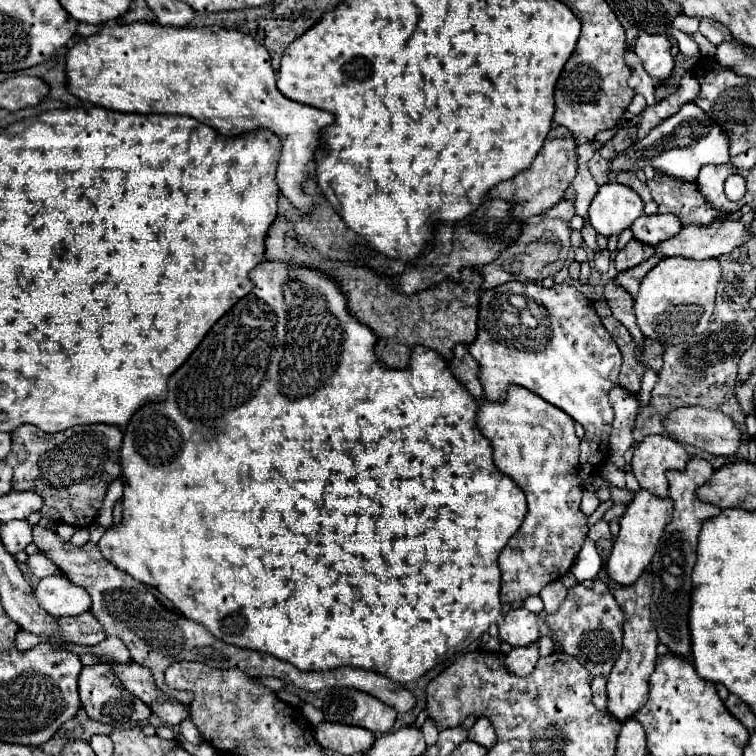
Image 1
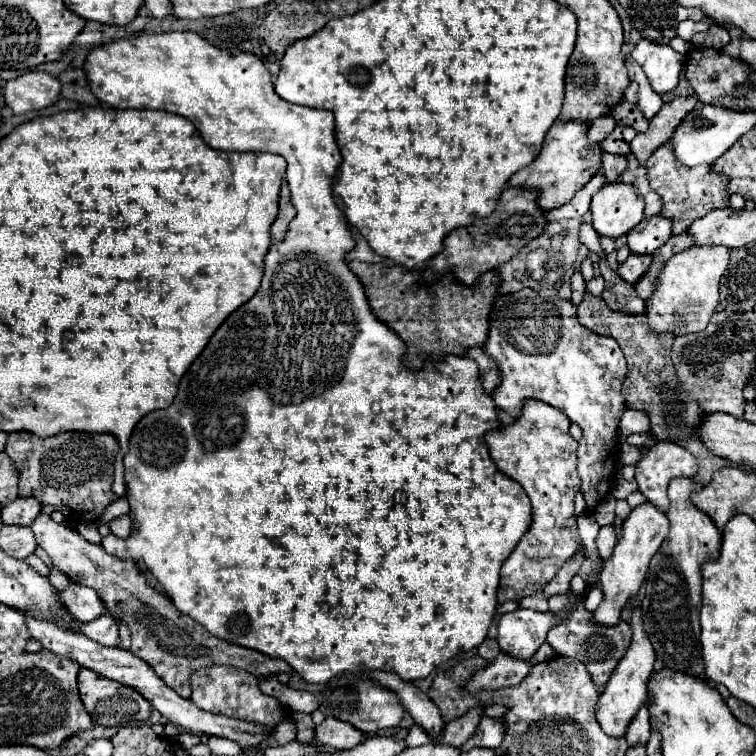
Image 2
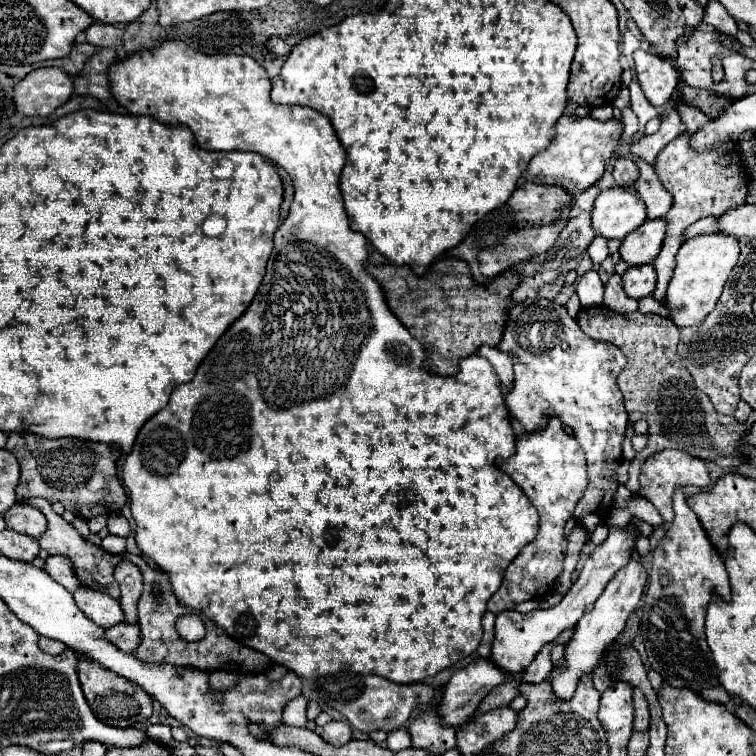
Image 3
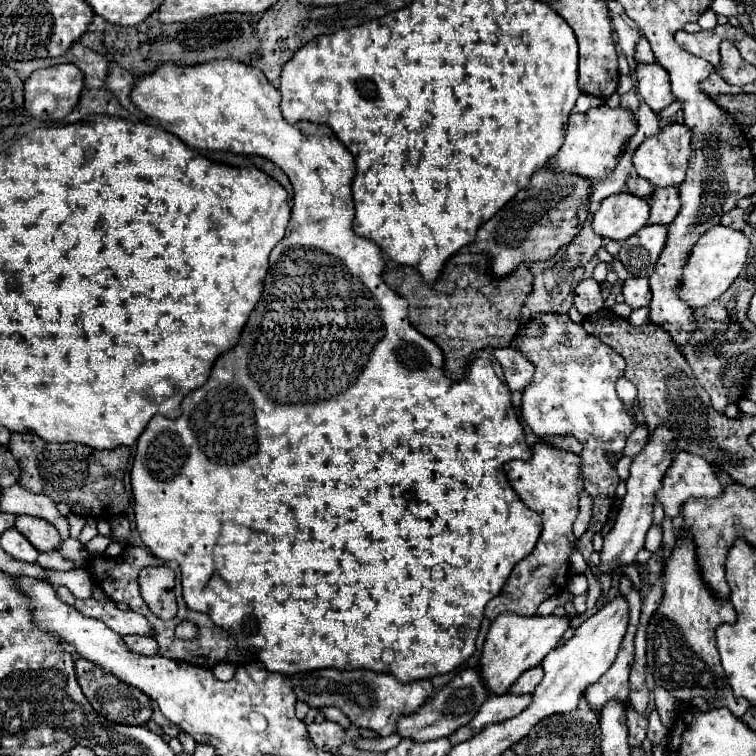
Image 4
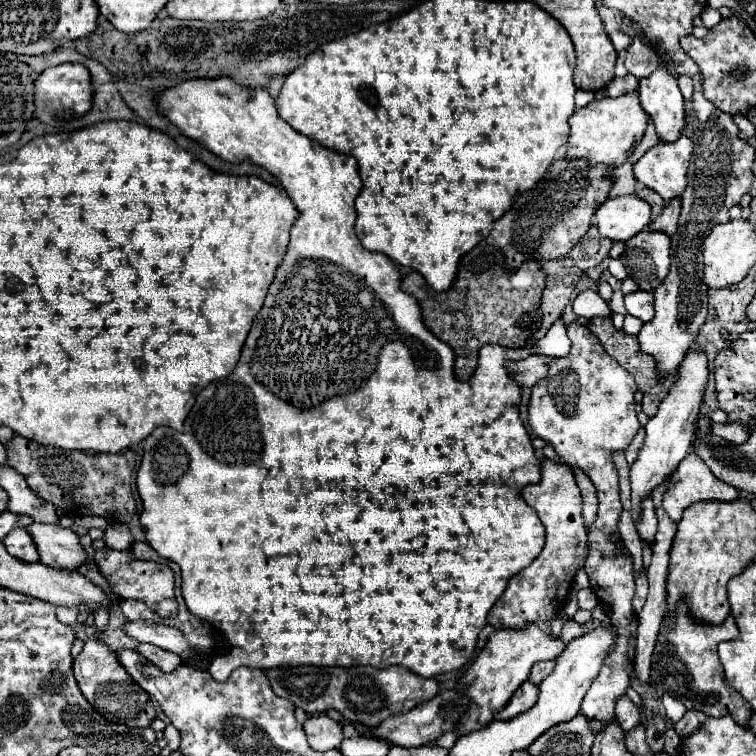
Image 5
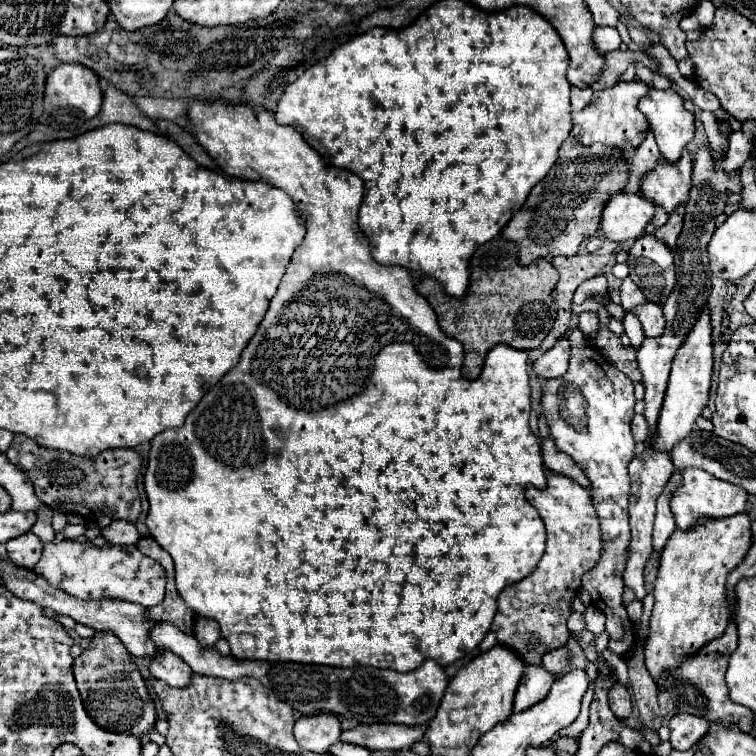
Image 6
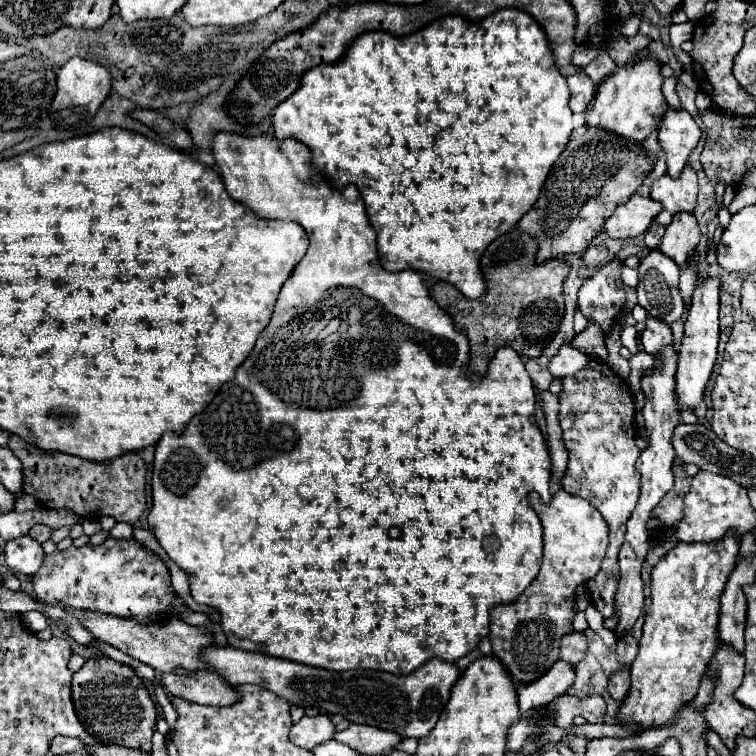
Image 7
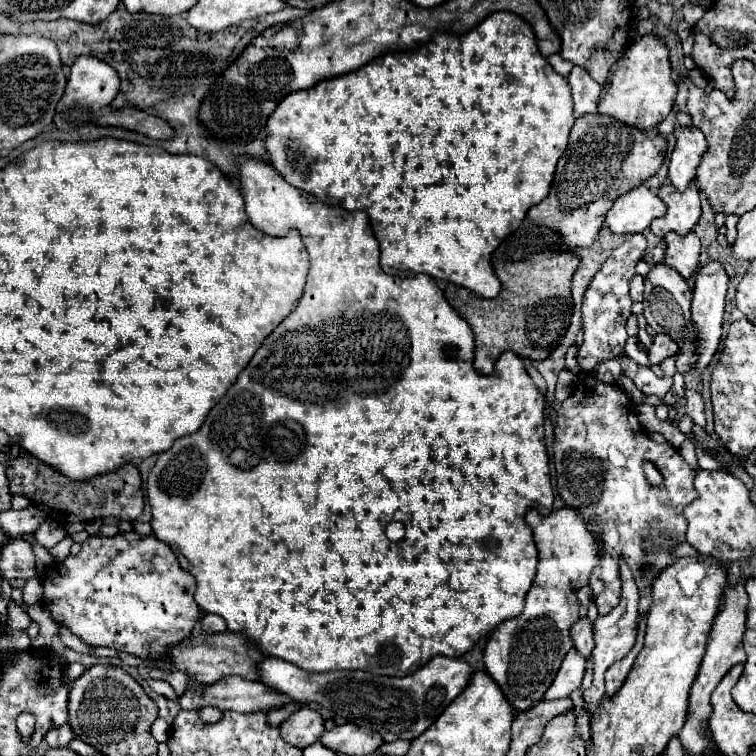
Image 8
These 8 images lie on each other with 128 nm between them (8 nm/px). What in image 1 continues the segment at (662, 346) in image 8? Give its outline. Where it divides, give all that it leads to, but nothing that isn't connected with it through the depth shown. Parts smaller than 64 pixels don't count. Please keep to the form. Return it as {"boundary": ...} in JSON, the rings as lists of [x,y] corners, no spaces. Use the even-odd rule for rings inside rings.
{"boundary":[[[630,240],[626,244],[626,248],[616,252],[614,264],[616,264],[618,272],[624,272],[624,270],[648,260],[650,256],[652,256],[652,246],[650,244],[642,244],[640,240]]]}

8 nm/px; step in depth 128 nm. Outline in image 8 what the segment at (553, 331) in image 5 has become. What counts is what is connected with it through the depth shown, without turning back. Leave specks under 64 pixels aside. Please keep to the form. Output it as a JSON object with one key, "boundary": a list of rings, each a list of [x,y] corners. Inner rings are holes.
{"boundary":[[[236,156],[236,168],[246,214],[254,228],[270,236],[286,236],[290,228],[296,228],[310,254],[310,270],[296,308],[264,340],[248,366],[238,374],[238,380],[208,412],[204,424],[194,434],[178,438],[170,450],[158,456],[148,478],[154,536],[166,542],[174,550],[180,566],[196,578],[194,598],[198,606],[204,612],[222,616],[228,622],[230,632],[248,636],[264,656],[268,654],[288,660],[308,672],[368,668],[372,674],[386,676],[406,676],[434,656],[460,658],[482,636],[490,634],[500,622],[504,622],[504,618],[516,618],[522,612],[526,592],[532,586],[538,566],[538,550],[532,528],[526,524],[524,516],[526,510],[534,506],[538,512],[548,514],[554,502],[544,444],[546,400],[532,384],[522,359],[513,352],[504,352],[498,358],[494,374],[476,374],[472,366],[474,334],[466,320],[444,300],[442,290],[430,276],[416,274],[412,278],[398,278],[388,276],[380,268],[378,240],[372,232],[368,214],[321,203],[304,190],[292,188],[284,176],[262,158]],[[302,330],[324,330],[330,340],[300,340],[308,334]],[[286,332],[290,334],[290,340],[282,340]],[[392,520],[406,526],[406,536],[398,544],[384,536],[384,530]]]}

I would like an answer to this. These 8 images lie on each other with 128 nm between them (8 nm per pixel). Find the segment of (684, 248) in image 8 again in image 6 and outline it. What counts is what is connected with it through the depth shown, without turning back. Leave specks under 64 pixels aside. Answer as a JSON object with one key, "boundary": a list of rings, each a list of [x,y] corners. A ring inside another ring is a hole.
{"boundary":[[[680,204],[680,206],[670,214],[668,222],[654,232],[654,236],[656,236],[658,240],[662,240],[664,244],[668,244],[670,248],[674,248],[674,246],[676,246],[676,238],[678,238],[680,230],[682,230],[682,218],[684,218],[684,206]]]}

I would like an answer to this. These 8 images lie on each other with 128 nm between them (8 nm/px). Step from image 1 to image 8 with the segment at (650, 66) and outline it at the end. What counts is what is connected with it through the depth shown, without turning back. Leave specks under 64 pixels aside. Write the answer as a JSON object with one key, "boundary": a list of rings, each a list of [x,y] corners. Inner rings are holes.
{"boundary":[[[676,126],[674,128],[676,146],[670,158],[670,182],[684,190],[696,178],[696,166],[700,164],[700,156],[706,152],[708,144],[700,130],[694,126]]]}

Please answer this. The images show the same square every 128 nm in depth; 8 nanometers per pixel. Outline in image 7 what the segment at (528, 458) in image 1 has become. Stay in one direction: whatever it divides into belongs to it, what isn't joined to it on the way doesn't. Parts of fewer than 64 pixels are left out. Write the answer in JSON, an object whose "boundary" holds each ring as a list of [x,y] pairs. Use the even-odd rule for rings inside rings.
{"boundary":[[[564,488],[552,494],[552,500],[548,504],[542,502],[542,498],[536,492],[528,494],[530,506],[538,514],[542,526],[544,526],[544,558],[540,572],[536,580],[510,604],[498,604],[492,608],[490,614],[490,640],[492,640],[492,654],[502,660],[502,664],[512,674],[512,680],[518,682],[532,682],[540,678],[556,660],[558,660],[558,644],[560,638],[572,632],[572,618],[576,614],[574,610],[574,592],[580,584],[596,576],[600,570],[602,558],[608,548],[608,526],[600,512],[592,508],[588,500],[582,500],[578,496],[572,496]]]}

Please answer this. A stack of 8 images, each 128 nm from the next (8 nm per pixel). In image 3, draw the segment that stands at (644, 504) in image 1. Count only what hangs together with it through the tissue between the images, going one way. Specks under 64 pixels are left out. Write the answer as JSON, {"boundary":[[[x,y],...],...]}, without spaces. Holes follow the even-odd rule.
{"boundary":[[[630,558],[630,562],[626,566],[622,566],[616,572],[616,576],[608,582],[608,586],[604,588],[600,598],[594,602],[592,612],[588,612],[580,618],[580,622],[576,624],[574,636],[572,636],[570,644],[566,646],[564,658],[554,666],[554,672],[552,672],[552,686],[554,686],[556,698],[562,698],[562,700],[570,698],[572,692],[576,690],[580,676],[590,674],[602,662],[606,648],[624,630],[628,616],[638,606],[640,596],[642,596],[644,586],[646,586],[646,580],[648,580],[648,574],[646,574],[642,562],[638,558]]]}

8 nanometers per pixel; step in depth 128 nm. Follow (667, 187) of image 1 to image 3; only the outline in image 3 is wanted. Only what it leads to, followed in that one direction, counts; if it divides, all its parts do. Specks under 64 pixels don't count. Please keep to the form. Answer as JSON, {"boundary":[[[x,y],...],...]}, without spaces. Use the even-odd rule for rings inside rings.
{"boundary":[[[678,104],[678,112],[682,122],[686,124],[686,132],[671,141],[658,156],[654,162],[654,172],[660,180],[660,184],[672,194],[674,202],[670,212],[666,214],[666,222],[668,222],[668,230],[666,230],[666,240],[664,246],[660,250],[660,254],[654,260],[654,268],[658,274],[658,282],[656,282],[656,290],[654,296],[664,302],[664,292],[668,286],[668,280],[672,278],[672,270],[674,270],[674,256],[682,244],[682,232],[696,220],[706,218],[706,216],[722,216],[722,212],[726,212],[728,208],[736,208],[740,204],[744,204],[746,196],[748,196],[748,182],[744,180],[744,172],[740,172],[740,160],[736,162],[736,156],[740,154],[740,148],[736,148],[736,144],[722,144],[712,152],[706,152],[704,156],[694,156],[694,152],[690,152],[686,148],[686,142],[689,140],[690,134],[696,132],[696,128],[700,124],[706,124],[706,118],[702,112],[696,112],[694,108],[688,108],[686,104]]]}

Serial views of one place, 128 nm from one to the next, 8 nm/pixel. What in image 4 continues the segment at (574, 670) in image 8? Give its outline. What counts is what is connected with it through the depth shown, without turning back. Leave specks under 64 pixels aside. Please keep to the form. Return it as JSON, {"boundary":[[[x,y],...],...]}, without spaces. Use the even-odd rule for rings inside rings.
{"boundary":[[[490,694],[486,698],[486,702],[482,704],[482,708],[478,710],[478,714],[472,718],[472,722],[458,728],[450,736],[450,742],[452,744],[466,742],[466,740],[474,738],[476,734],[480,734],[488,724],[504,722],[508,718],[514,718],[516,714],[520,714],[530,704],[530,700],[532,700],[532,696],[512,696],[512,694],[494,696],[494,694]]]}

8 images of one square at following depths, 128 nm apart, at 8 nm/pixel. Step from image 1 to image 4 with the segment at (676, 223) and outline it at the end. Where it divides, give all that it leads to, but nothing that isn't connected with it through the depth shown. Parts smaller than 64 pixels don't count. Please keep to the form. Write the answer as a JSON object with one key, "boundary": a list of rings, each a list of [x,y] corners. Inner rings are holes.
{"boundary":[[[648,224],[648,228],[642,228],[636,232],[636,236],[632,236],[632,240],[626,240],[622,244],[620,262],[634,276],[650,276],[664,244],[666,228],[660,224]]]}

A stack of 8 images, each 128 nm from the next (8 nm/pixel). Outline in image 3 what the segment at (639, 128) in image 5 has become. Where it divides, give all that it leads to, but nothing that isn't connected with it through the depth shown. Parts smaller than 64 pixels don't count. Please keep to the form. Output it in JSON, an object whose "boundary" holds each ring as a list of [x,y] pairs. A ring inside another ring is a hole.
{"boundary":[[[562,116],[556,122],[556,134],[550,146],[530,160],[524,178],[528,182],[562,186],[570,196],[576,196],[578,192],[584,192],[588,186],[592,186],[604,174],[606,160],[614,154],[620,134],[622,134],[622,122],[614,118],[608,122],[598,122],[592,116],[584,118]]]}

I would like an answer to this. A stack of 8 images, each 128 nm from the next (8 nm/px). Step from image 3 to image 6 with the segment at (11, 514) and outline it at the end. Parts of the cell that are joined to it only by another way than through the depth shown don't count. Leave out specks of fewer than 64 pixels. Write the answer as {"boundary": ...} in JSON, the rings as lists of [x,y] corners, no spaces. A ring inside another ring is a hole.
{"boundary":[[[60,540],[44,544],[42,558],[34,566],[34,570],[44,576],[52,586],[80,598],[118,598],[128,602],[138,602],[142,606],[162,604],[166,594],[166,570],[152,558],[144,556],[136,546],[94,546],[92,542],[76,542],[76,540]]]}

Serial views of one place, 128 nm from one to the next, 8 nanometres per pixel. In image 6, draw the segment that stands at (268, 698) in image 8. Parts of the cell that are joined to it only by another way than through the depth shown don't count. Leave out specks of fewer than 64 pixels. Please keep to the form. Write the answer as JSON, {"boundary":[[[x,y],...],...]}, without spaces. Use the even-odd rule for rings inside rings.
{"boundary":[[[162,650],[150,658],[150,674],[168,682],[170,686],[186,686],[192,676],[192,670],[176,654]]]}

